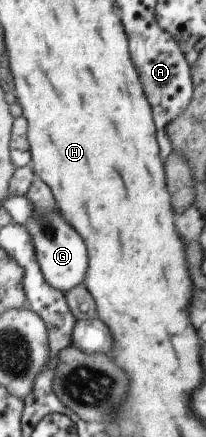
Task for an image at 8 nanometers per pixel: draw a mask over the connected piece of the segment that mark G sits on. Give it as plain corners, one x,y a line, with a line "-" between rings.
33,179
25,198
31,202
31,206
35,210
35,218
29,220
27,224
21,224
21,226
31,236
31,244
33,244
35,258
43,280
51,288
62,293
72,290
73,286
81,285
83,278
85,278
85,270
87,270
87,254
85,254
83,240
75,234
75,230
67,222
61,220
61,216
57,216
51,192
45,183
41,182
41,179

